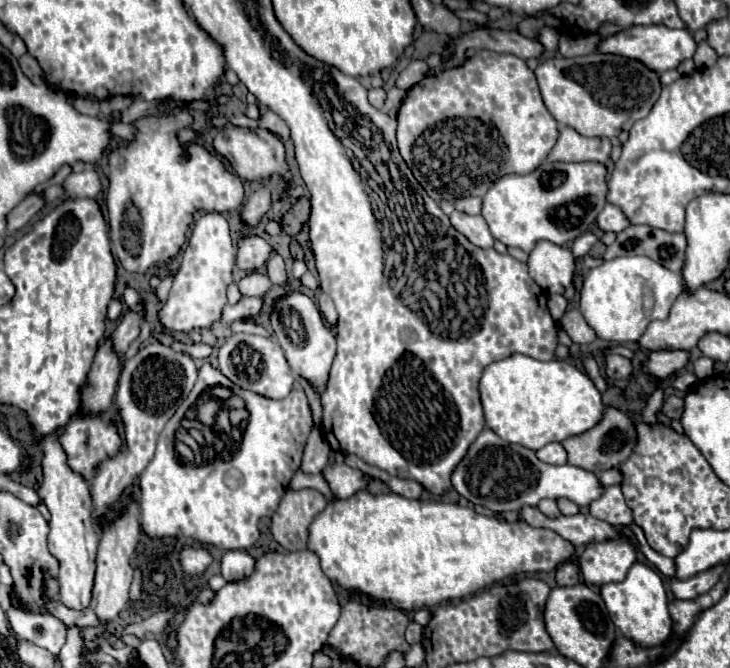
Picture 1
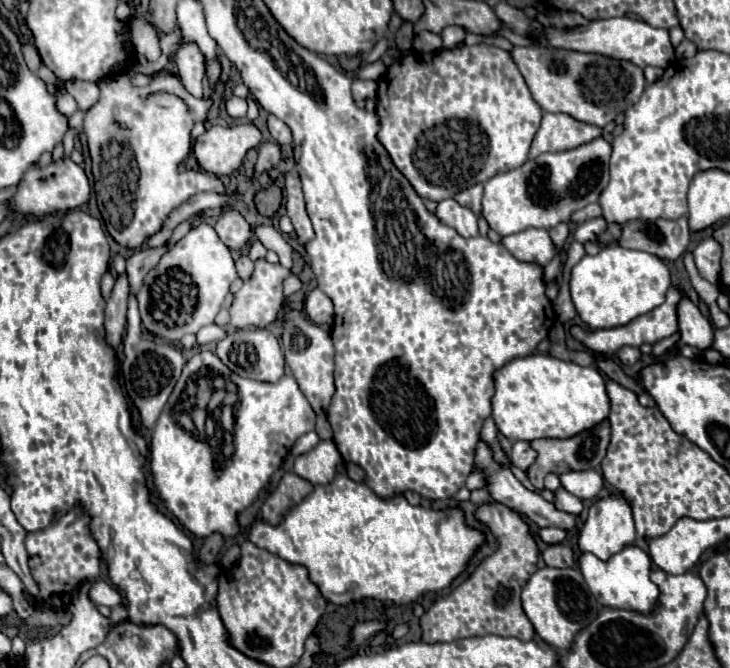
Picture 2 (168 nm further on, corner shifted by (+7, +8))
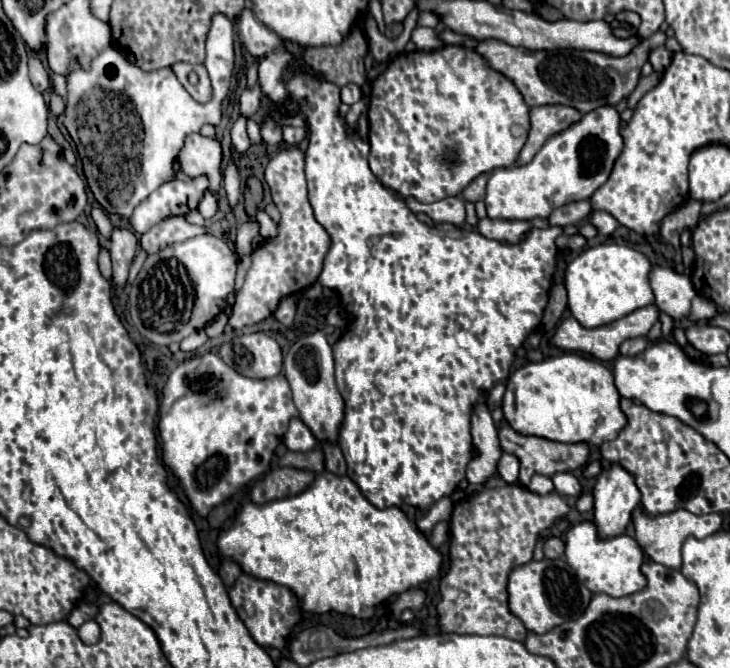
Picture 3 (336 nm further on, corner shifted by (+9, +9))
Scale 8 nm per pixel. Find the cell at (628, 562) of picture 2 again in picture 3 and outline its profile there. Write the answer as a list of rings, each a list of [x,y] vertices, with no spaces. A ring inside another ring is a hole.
[[[590,521],[574,525],[566,535],[566,561],[576,571],[578,579],[592,591],[592,593],[606,593],[612,597],[632,595],[646,587],[646,579],[640,571],[644,563],[644,553],[640,545],[628,537],[620,535],[608,541],[598,541],[596,525]]]

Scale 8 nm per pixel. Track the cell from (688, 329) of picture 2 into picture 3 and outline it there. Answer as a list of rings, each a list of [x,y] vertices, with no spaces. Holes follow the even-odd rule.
[[[654,267],[650,273],[650,285],[660,311],[668,313],[674,321],[688,319],[690,301],[696,295],[690,277],[680,275],[668,267]]]

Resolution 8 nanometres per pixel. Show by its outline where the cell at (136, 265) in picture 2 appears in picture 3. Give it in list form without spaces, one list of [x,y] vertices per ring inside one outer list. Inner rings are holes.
[[[176,215],[176,217],[168,217],[164,221],[160,221],[156,227],[152,227],[148,233],[144,233],[140,237],[140,247],[142,251],[146,251],[148,255],[156,253],[156,251],[162,251],[164,247],[170,247],[178,241],[186,241],[190,237],[196,237],[196,235],[204,235],[208,233],[206,227],[200,227],[200,225],[194,225],[194,223],[188,223],[186,217],[182,215]]]

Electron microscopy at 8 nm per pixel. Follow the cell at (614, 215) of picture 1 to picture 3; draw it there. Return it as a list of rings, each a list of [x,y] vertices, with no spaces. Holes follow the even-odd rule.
[[[576,201],[576,203],[568,203],[564,207],[554,209],[552,215],[548,217],[548,221],[550,221],[550,225],[558,225],[558,227],[578,225],[584,219],[588,219],[590,213],[592,213],[590,201]]]

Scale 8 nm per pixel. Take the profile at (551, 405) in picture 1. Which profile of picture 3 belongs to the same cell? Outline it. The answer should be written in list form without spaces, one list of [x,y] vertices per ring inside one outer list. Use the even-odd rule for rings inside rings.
[[[564,353],[516,369],[506,381],[502,413],[508,425],[522,435],[536,435],[562,443],[586,441],[590,445],[600,445],[614,439],[626,425],[618,403],[620,393],[614,387],[614,375],[600,361]]]

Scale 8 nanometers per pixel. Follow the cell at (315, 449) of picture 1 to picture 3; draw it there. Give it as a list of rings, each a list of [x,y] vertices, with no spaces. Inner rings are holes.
[[[292,419],[290,427],[284,435],[284,445],[290,451],[310,451],[318,445],[318,439],[312,435],[312,431],[300,419]]]

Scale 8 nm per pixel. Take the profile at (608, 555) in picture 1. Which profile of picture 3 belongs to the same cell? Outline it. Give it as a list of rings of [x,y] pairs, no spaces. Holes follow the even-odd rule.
[[[612,465],[598,477],[592,495],[594,523],[600,539],[624,535],[632,521],[632,511],[640,505],[640,491],[632,475],[620,465]]]

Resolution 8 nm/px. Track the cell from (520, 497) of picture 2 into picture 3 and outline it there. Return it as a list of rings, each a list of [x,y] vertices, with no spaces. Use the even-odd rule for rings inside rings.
[[[484,403],[476,405],[472,413],[472,445],[476,449],[476,457],[466,467],[468,483],[484,485],[490,477],[500,479],[500,475],[496,475],[496,463],[502,455],[500,439]]]

